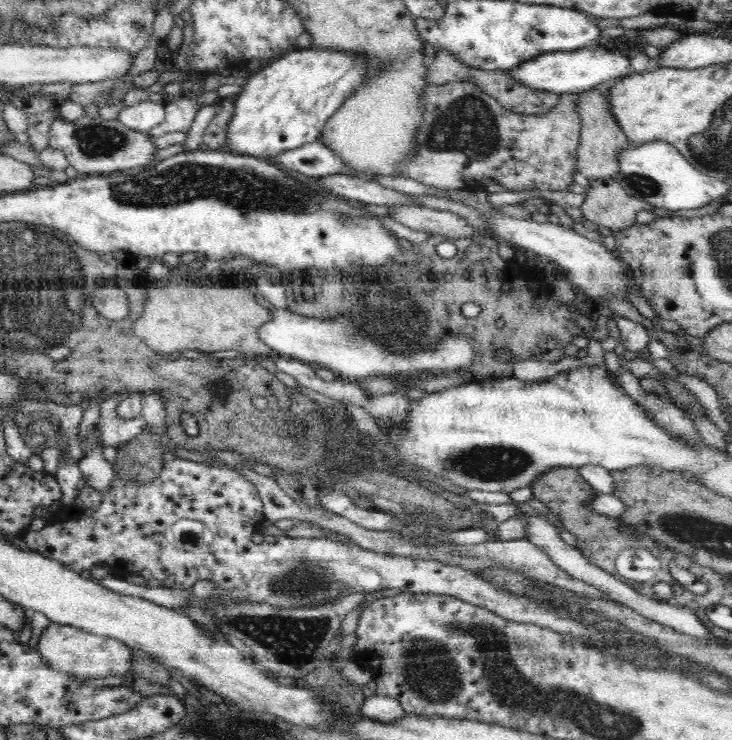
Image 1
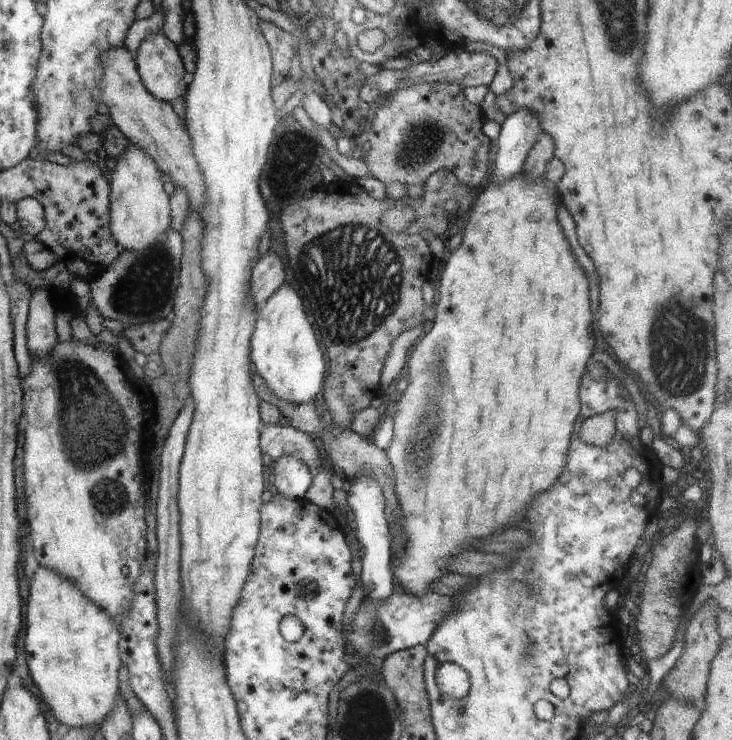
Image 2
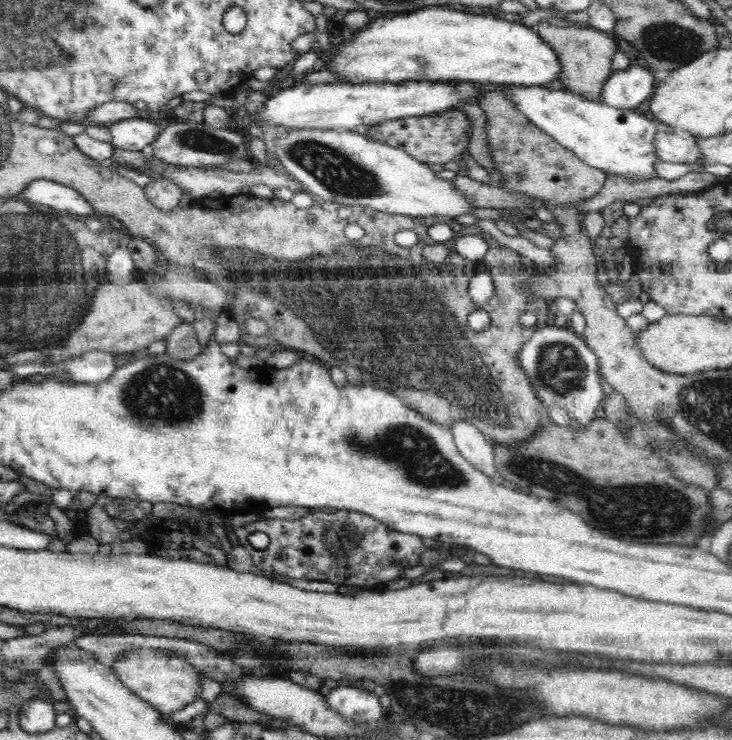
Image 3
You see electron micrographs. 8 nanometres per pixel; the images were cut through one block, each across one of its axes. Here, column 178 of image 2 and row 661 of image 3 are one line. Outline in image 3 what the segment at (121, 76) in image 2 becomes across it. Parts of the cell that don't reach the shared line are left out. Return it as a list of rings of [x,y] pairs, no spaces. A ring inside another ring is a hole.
[[[156,648],[124,650],[111,667],[118,680],[141,700],[158,709],[164,716],[182,710],[199,698],[202,680],[199,670],[183,657]]]

